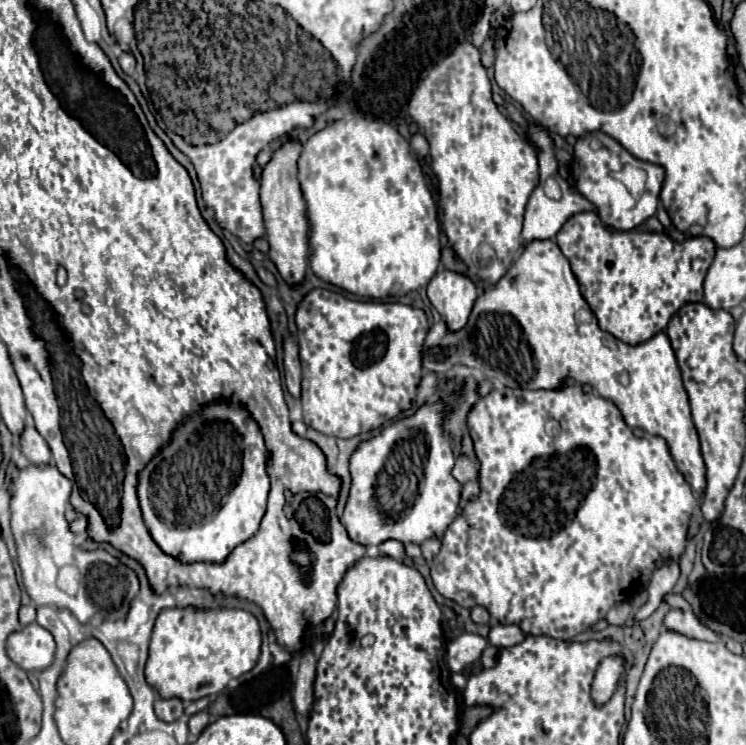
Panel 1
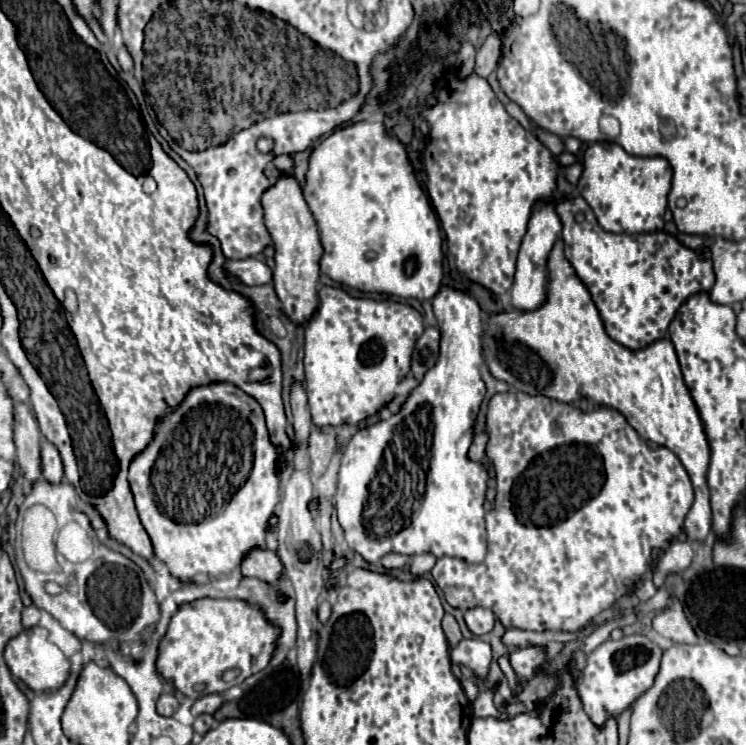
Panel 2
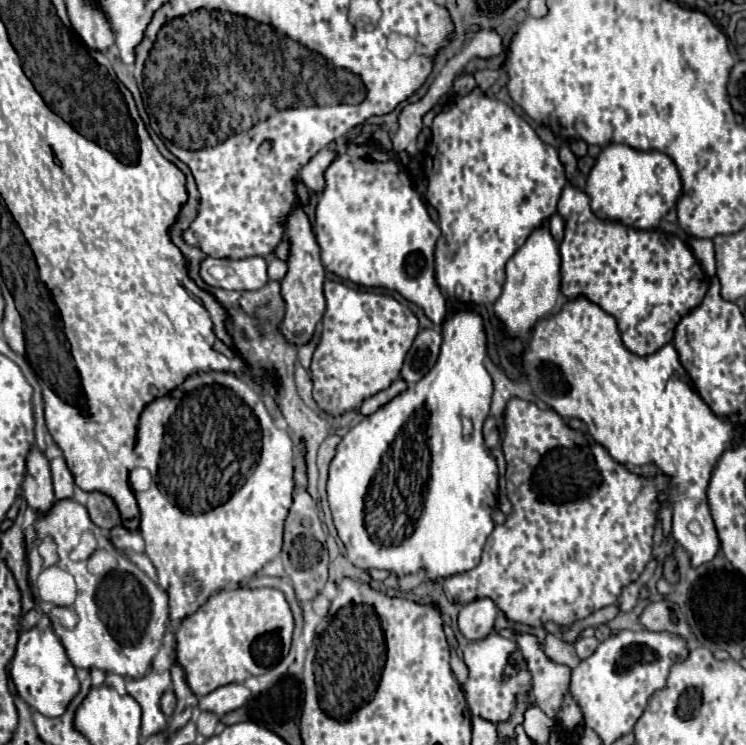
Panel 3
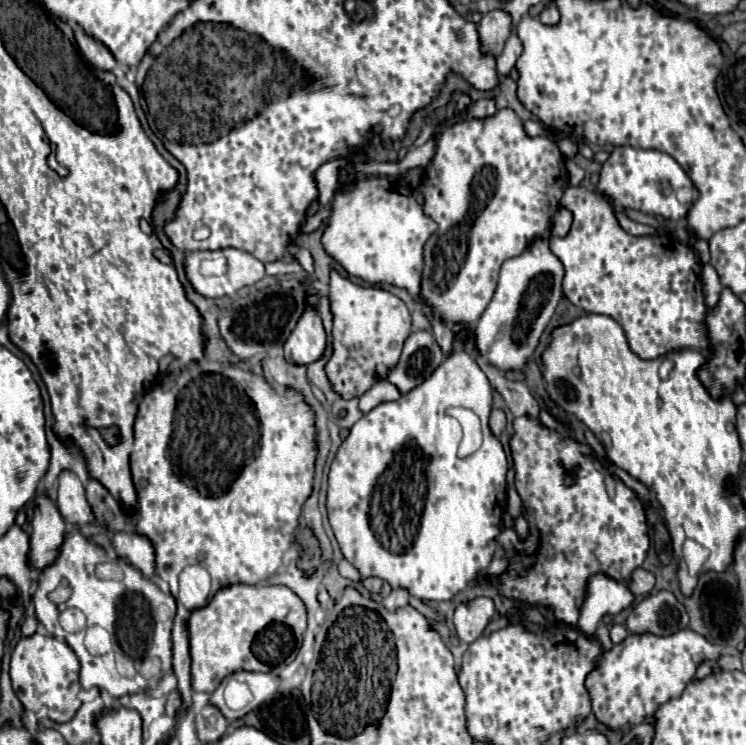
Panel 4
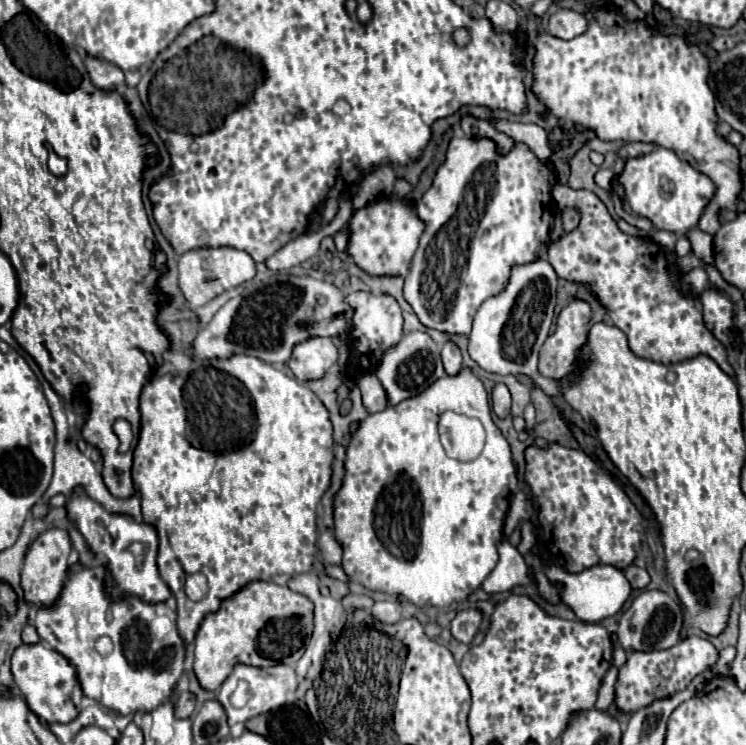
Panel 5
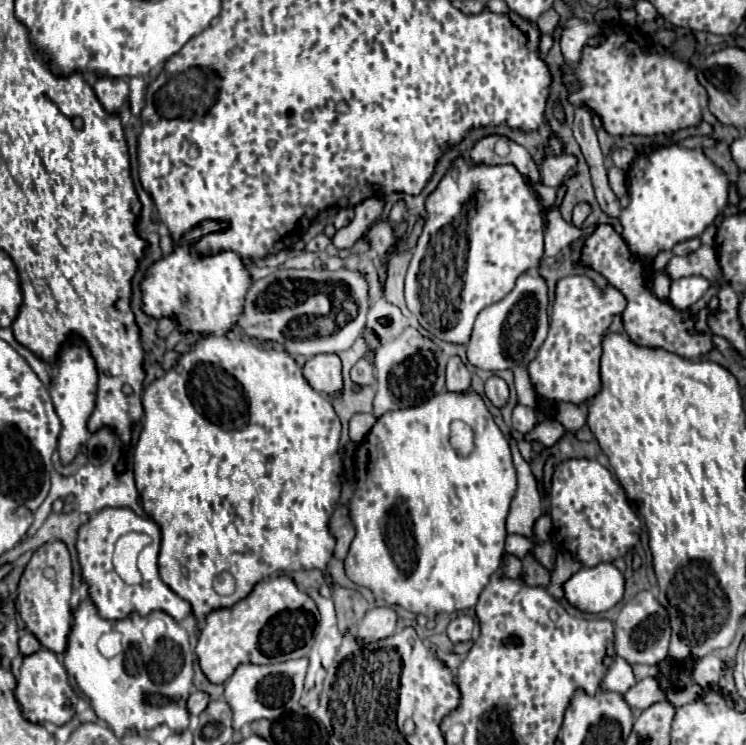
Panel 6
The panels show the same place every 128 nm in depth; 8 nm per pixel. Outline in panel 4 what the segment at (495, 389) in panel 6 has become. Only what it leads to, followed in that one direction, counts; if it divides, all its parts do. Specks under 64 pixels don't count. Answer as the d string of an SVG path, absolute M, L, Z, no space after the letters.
M494 408L492 416L490 416L490 428L492 428L494 436L500 436L500 432L504 430L504 426L506 426L506 414L504 414L504 410Z

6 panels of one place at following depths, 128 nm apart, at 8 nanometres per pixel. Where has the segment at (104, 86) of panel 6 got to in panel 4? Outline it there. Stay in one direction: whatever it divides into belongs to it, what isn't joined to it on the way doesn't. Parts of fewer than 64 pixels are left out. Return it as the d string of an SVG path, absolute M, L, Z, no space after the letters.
M74 28L74 36L76 36L80 52L92 66L96 66L98 70L104 70L104 72L112 72L116 68L114 56L102 44L96 44L96 40L88 40L88 36L84 36L84 32L80 32L80 28Z

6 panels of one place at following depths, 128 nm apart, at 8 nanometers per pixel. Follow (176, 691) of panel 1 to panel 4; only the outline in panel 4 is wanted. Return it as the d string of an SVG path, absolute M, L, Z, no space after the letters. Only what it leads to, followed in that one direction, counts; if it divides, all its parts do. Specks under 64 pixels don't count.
M232 584L218 590L210 604L194 610L188 620L192 688L212 694L236 670L268 672L290 664L302 646L306 618L304 602L286 586Z

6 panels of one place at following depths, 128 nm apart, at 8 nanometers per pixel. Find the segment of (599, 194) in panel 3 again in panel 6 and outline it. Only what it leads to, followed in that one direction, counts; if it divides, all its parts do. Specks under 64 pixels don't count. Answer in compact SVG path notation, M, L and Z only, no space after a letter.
M668 146L668 148L658 148L658 150L650 152L650 154L638 156L638 158L632 162L630 170L628 170L628 196L630 196L630 204L628 204L628 208L622 210L622 214L620 214L620 222L622 222L622 228L624 228L622 238L626 240L630 252L636 254L636 256L640 256L640 258L656 258L660 252L670 252L676 244L686 242L686 240L690 240L690 238L702 236L702 232L704 232L704 230L716 220L716 216L728 206L728 188L730 188L730 178L728 178L728 174L726 174L724 170L720 170L702 150L688 150L688 148L680 148L680 146Z

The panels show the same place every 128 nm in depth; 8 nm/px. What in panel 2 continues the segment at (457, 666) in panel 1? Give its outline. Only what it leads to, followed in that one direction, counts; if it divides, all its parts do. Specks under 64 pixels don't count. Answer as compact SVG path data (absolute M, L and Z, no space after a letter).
M478 638L460 640L460 644L452 648L450 656L452 656L452 662L468 666L476 680L484 682L488 678L490 664L492 664L492 646L488 642Z

